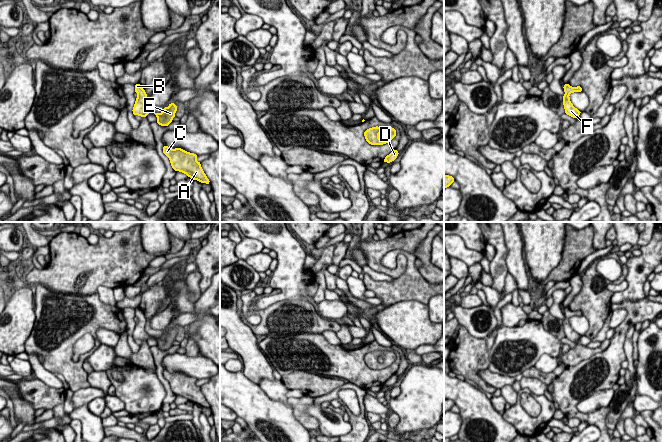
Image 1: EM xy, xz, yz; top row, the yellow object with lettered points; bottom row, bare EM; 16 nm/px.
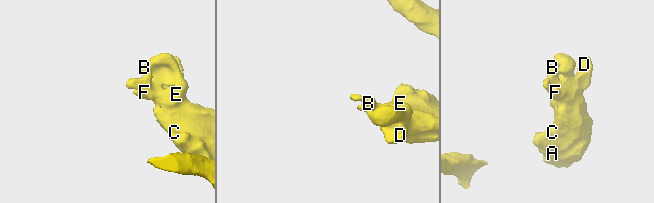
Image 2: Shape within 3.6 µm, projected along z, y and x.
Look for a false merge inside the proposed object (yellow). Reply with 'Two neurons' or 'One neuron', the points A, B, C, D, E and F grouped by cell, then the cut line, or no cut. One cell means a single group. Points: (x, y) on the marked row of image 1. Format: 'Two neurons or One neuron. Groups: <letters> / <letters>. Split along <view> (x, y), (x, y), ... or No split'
One neuron. Groups: A B C D E F. No split

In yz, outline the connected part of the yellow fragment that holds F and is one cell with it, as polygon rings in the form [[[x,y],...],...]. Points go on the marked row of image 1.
[[[568,83],[564,84],[563,87],[565,91],[565,95],[563,96],[563,105],[565,109],[565,113],[573,118],[578,117],[581,114],[577,108],[573,106],[570,101],[569,95],[573,92],[583,92],[581,86],[571,87]]]

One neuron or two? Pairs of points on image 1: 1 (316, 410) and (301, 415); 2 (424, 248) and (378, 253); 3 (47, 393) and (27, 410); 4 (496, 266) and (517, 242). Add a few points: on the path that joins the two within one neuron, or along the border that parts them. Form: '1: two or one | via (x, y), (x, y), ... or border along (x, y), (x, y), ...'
1: two | border along (311, 404), (305, 410), (318, 421), (318, 431)
2: two | border along (429, 232), (413, 254)
3: two | border along (18, 386), (20, 395), (35, 410)
4: two | border along (502, 232), (507, 249), (506, 266), (508, 272)

